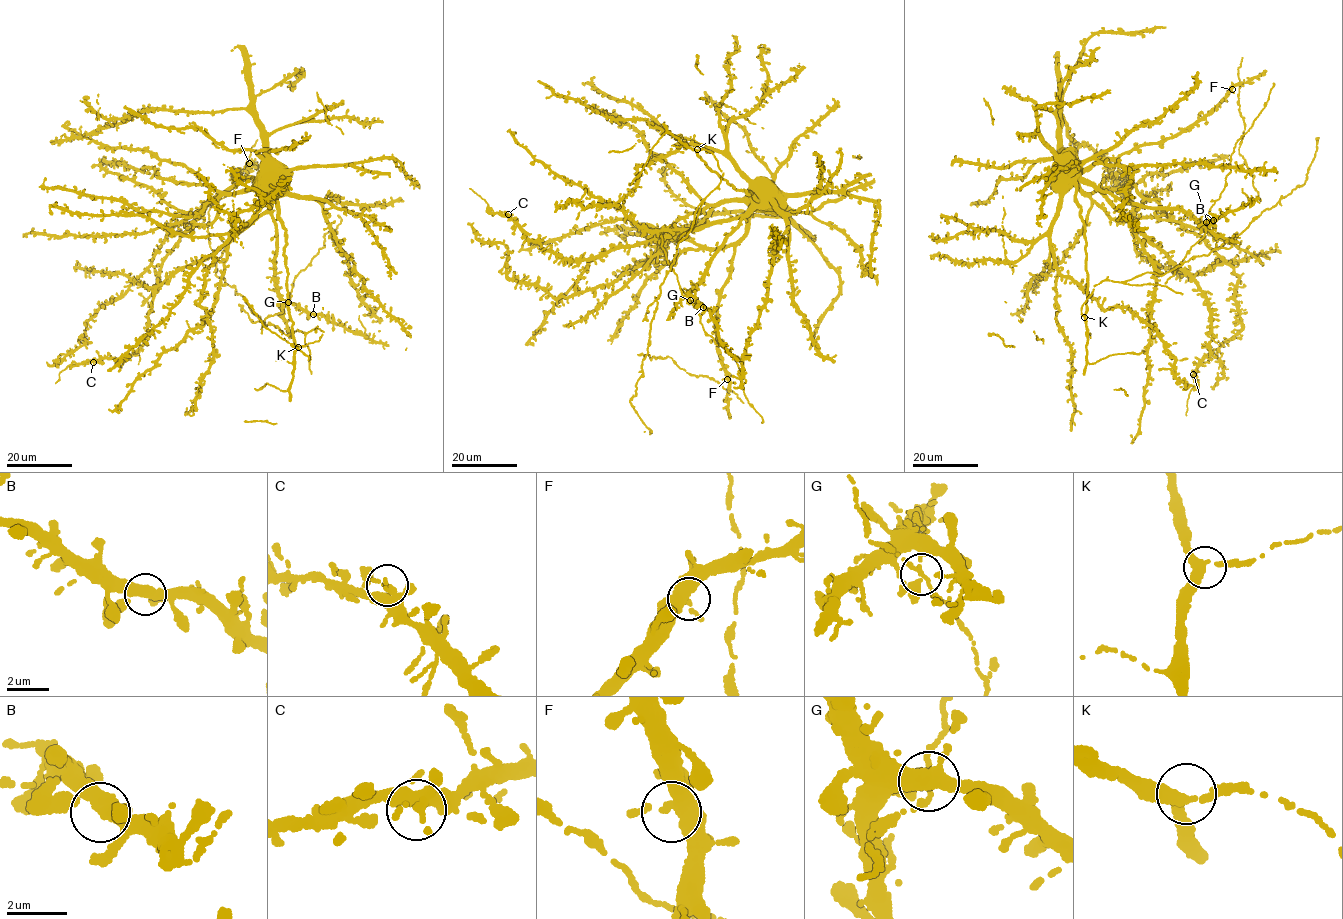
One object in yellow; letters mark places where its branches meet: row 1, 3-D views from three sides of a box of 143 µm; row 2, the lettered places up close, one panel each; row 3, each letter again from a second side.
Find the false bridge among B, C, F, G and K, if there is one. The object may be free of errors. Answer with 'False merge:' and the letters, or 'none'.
False merge: none

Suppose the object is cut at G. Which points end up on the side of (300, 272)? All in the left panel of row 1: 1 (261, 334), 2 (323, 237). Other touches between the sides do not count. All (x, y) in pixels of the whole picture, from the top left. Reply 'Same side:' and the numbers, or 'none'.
Same side: 1, 2

